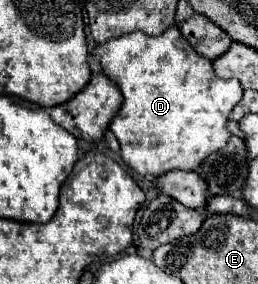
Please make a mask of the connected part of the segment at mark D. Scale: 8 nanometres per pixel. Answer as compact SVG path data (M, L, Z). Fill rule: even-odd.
M170 26L160 36L148 36L142 32L124 34L108 40L92 50L100 60L102 72L114 80L124 96L124 104L110 124L110 130L120 142L120 156L126 166L144 176L160 176L170 170L196 170L206 156L224 148L230 140L226 130L228 114L242 98L242 88L238 80L222 80L214 74L212 62L200 56L188 40L180 34L178 26Z

